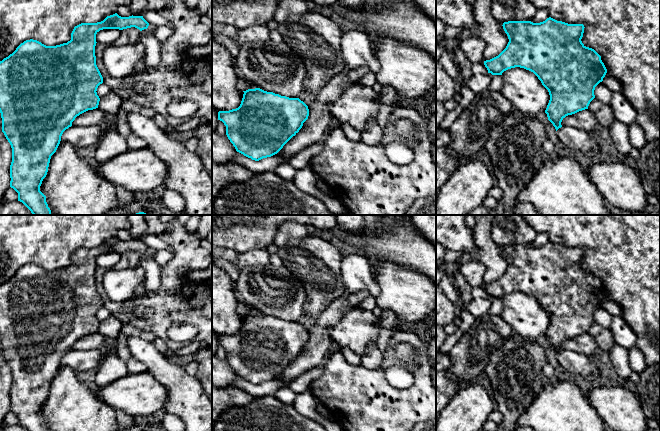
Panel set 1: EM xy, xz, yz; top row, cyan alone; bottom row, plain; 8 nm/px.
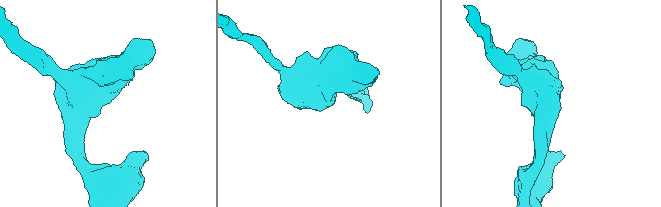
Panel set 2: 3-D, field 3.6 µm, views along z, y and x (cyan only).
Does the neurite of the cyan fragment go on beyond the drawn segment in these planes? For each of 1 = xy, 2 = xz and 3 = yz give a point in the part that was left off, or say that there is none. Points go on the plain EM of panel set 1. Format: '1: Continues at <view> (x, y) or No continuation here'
1: No continuation here
2: No continuation here
3: No continuation here

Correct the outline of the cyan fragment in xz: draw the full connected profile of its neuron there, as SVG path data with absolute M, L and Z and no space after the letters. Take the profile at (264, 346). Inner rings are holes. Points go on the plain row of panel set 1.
M260 312L243 315L238 332L219 335L218 344L226 350L226 359L236 375L252 384L277 378L283 370L295 360L308 343L308 330L299 322L289 322Z

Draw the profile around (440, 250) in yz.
M436 242L436 265L442 265L446 251L441 244Z

